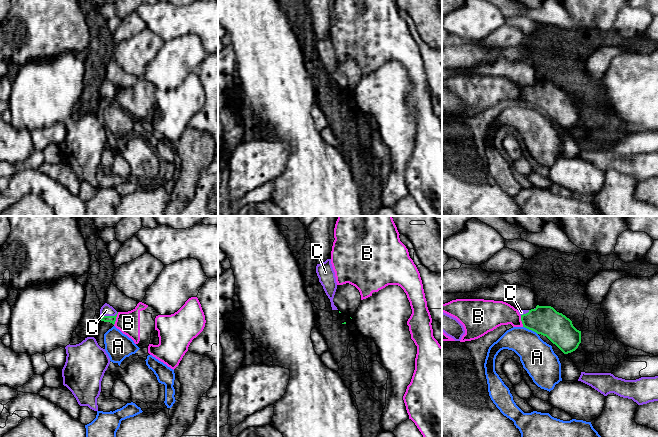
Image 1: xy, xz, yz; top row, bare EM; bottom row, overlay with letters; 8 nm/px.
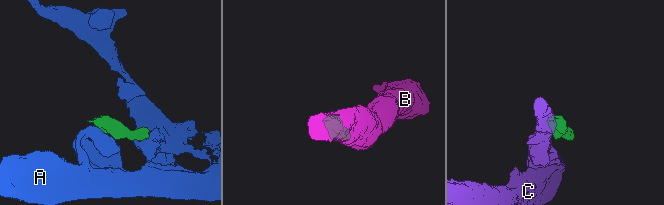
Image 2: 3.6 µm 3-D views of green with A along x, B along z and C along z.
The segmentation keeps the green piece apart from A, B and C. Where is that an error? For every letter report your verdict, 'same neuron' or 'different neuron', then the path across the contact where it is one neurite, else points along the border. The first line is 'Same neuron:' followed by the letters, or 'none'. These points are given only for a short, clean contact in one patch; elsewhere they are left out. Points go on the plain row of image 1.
Same neuron: C
A: different neuron
B: different neuron; border along xy (118, 88), (113, 100)
C: same neuron; runs through xy (111, 95), (108, 92), (106, 86)

